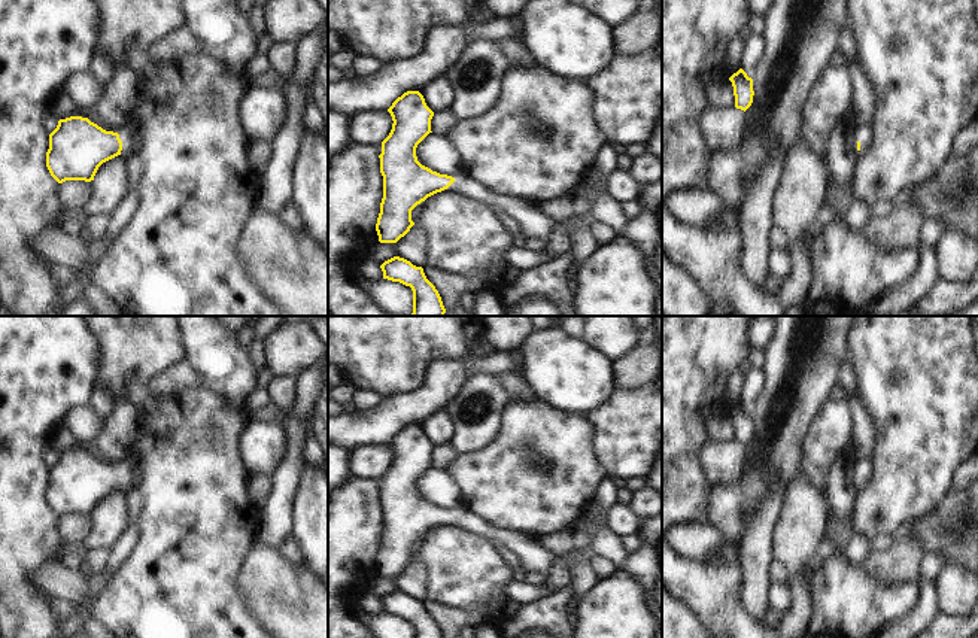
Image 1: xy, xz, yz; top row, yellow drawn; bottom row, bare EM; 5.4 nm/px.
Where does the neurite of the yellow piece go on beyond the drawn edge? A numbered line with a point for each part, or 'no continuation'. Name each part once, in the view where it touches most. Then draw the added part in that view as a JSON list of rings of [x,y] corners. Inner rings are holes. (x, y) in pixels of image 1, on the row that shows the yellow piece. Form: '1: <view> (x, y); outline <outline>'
1: xy (128, 134); outline [[[127,122],[121,128],[118,128],[118,134],[122,142],[121,157],[124,160],[128,160],[139,149],[139,145],[140,145],[139,131],[131,122]]]

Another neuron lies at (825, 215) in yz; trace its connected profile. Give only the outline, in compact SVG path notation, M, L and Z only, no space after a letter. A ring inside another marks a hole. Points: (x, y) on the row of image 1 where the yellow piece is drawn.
M821 209L818 212L818 216L817 219L813 222L811 228L808 230L807 233L807 241L811 240L820 230L824 224L827 224L827 221L833 216L833 212L829 210L829 209Z

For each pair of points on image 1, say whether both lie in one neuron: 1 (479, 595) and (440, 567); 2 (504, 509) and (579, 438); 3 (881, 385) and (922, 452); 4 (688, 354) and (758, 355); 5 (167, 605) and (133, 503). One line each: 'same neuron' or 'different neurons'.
1: same neuron
2: same neuron
3: same neuron
4: different neurons
5: different neurons

